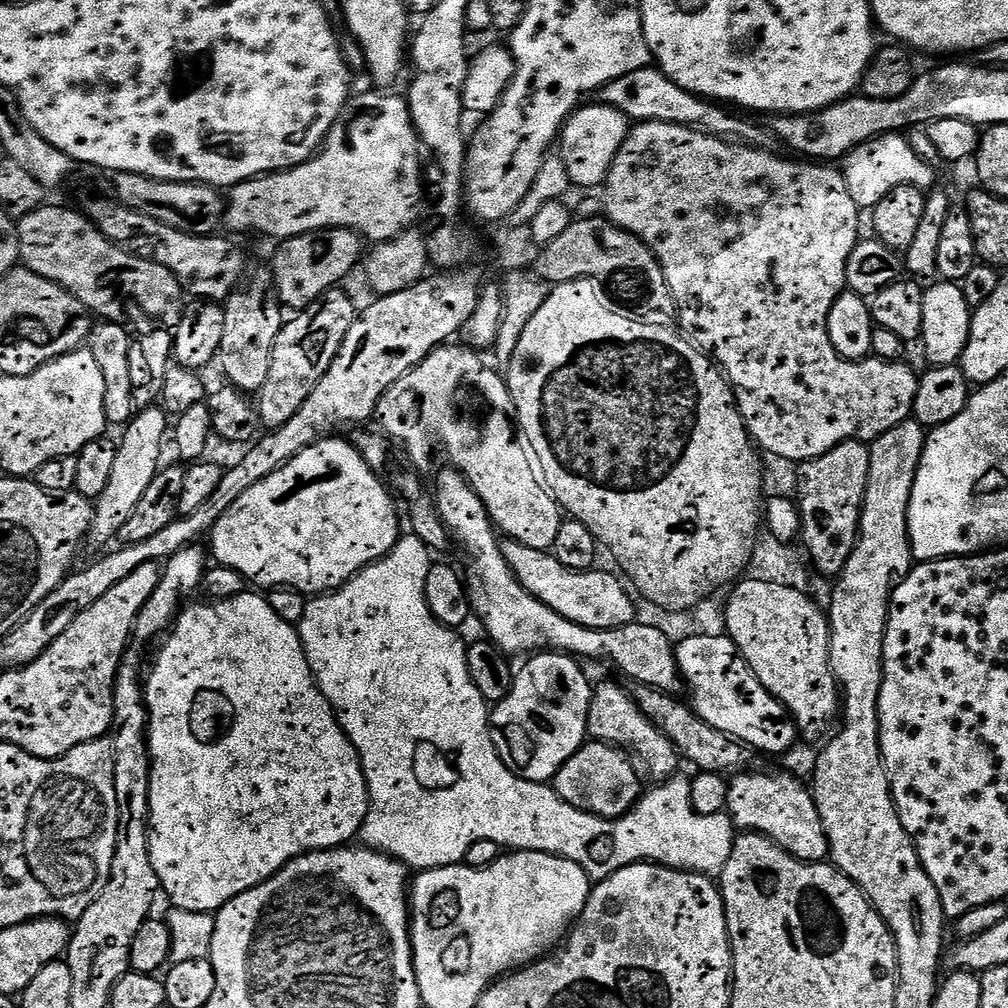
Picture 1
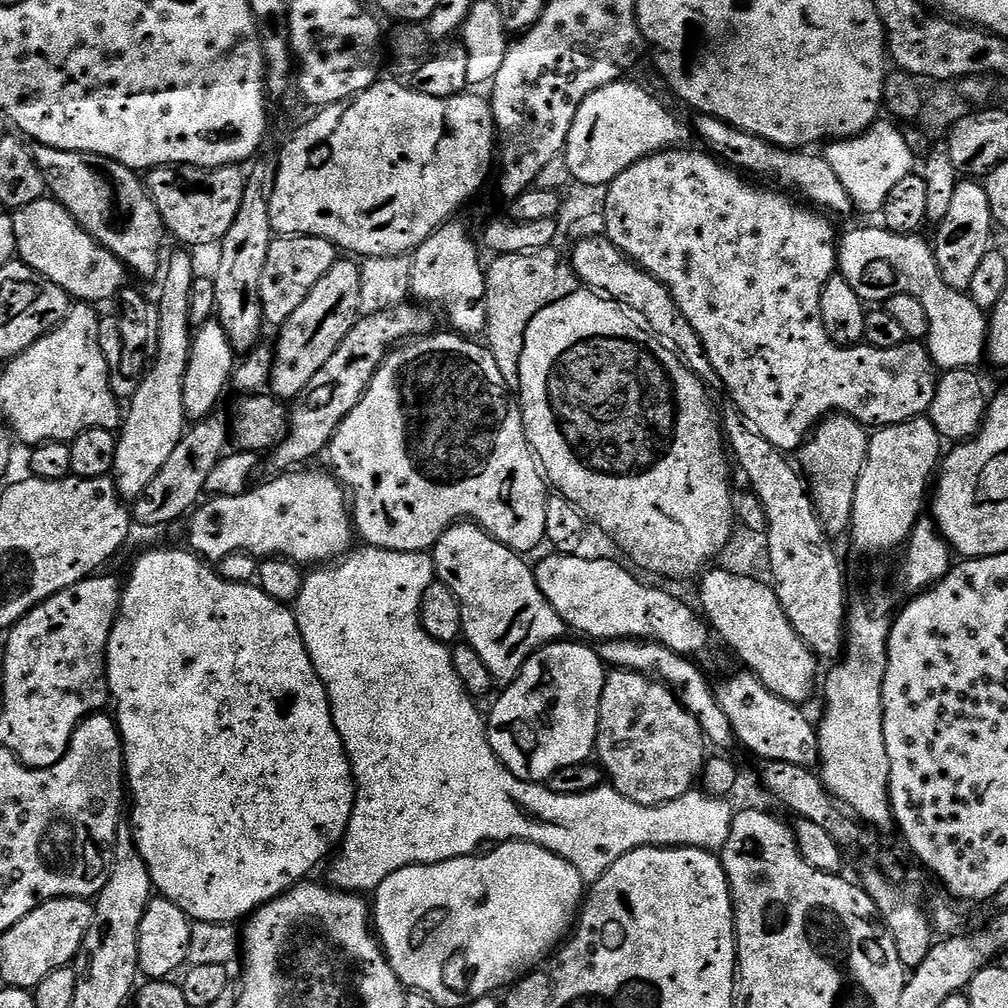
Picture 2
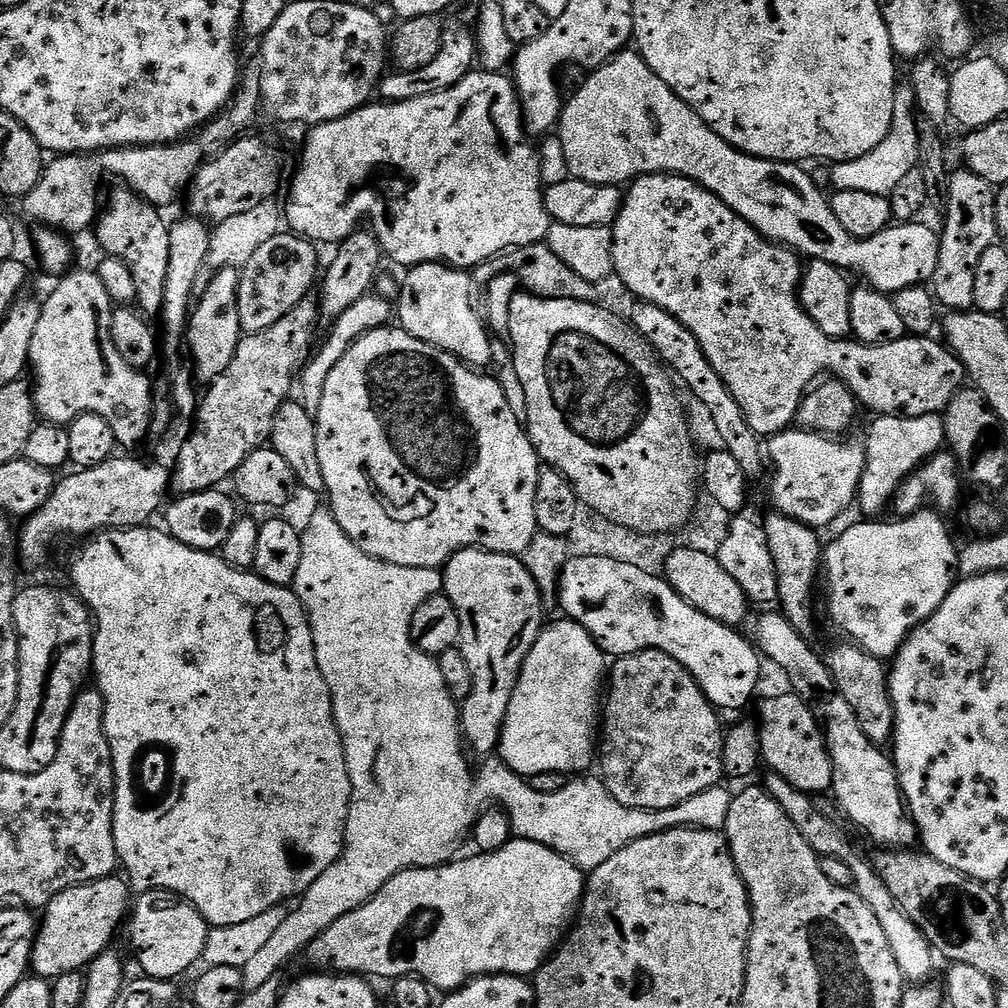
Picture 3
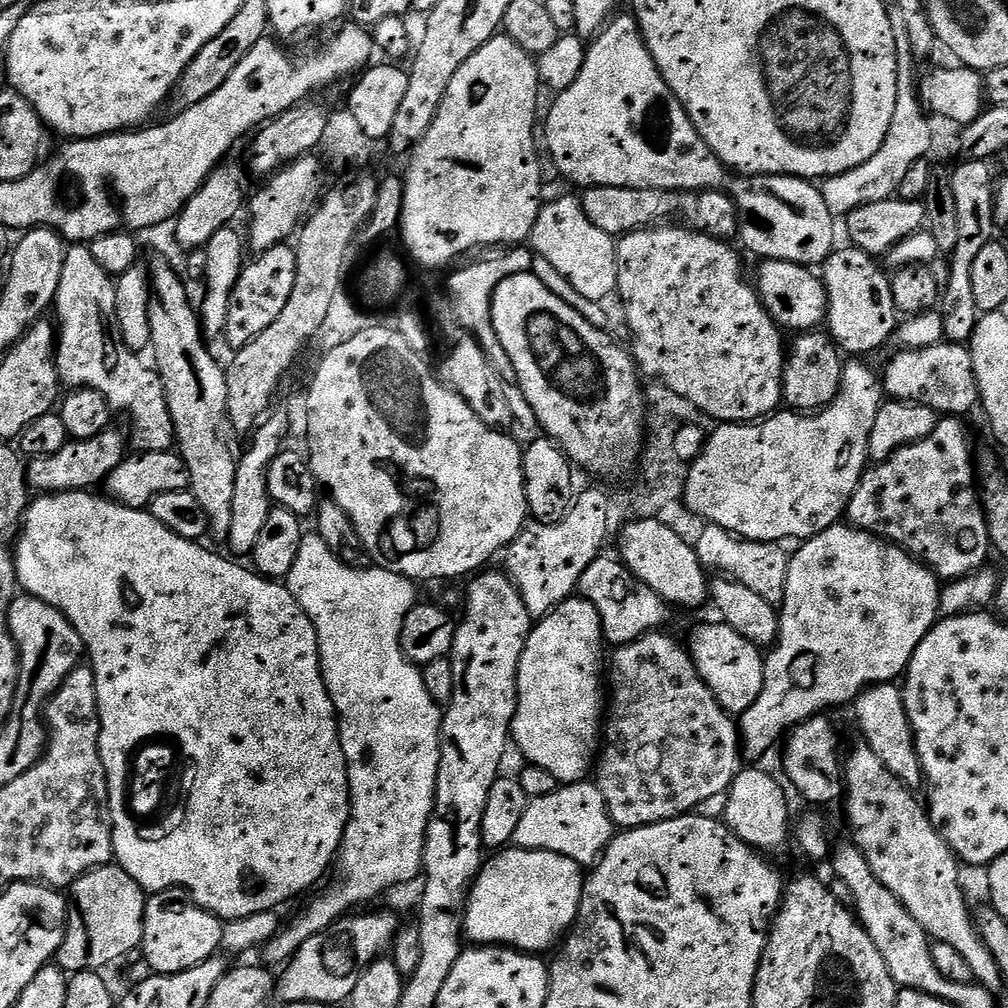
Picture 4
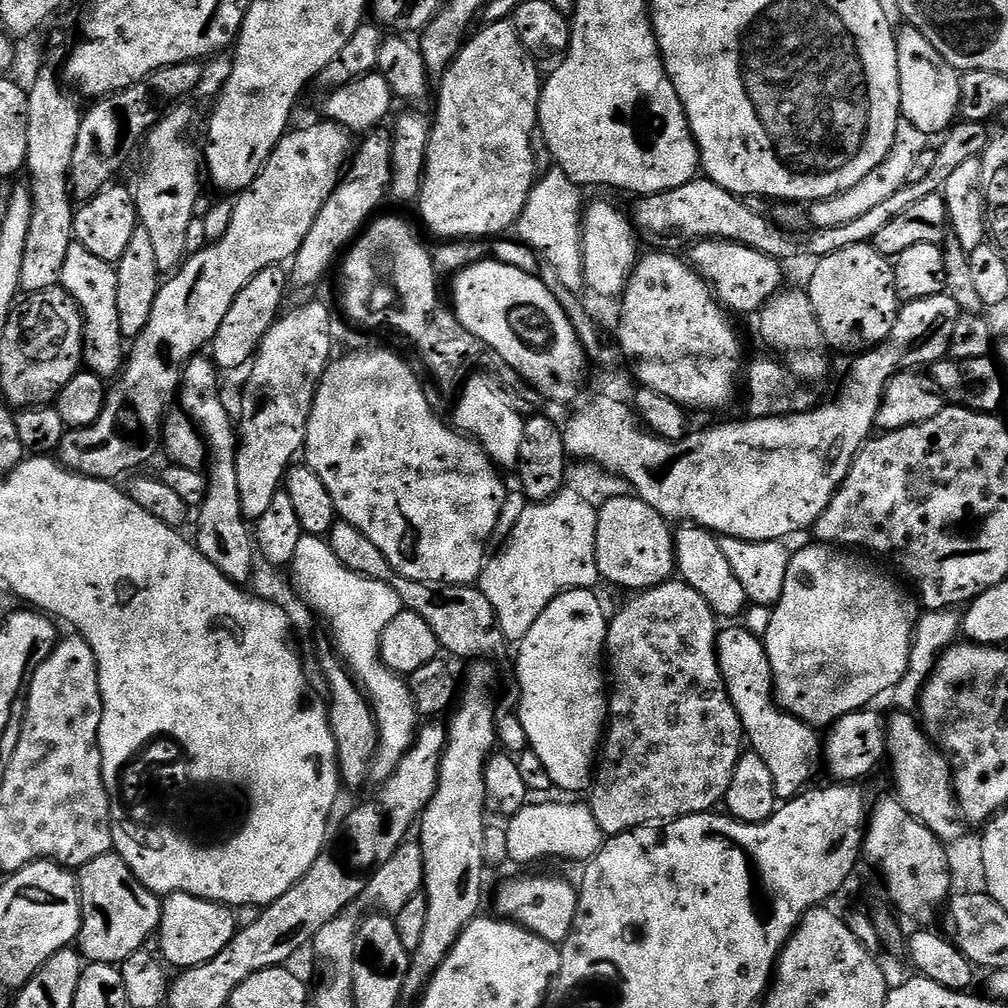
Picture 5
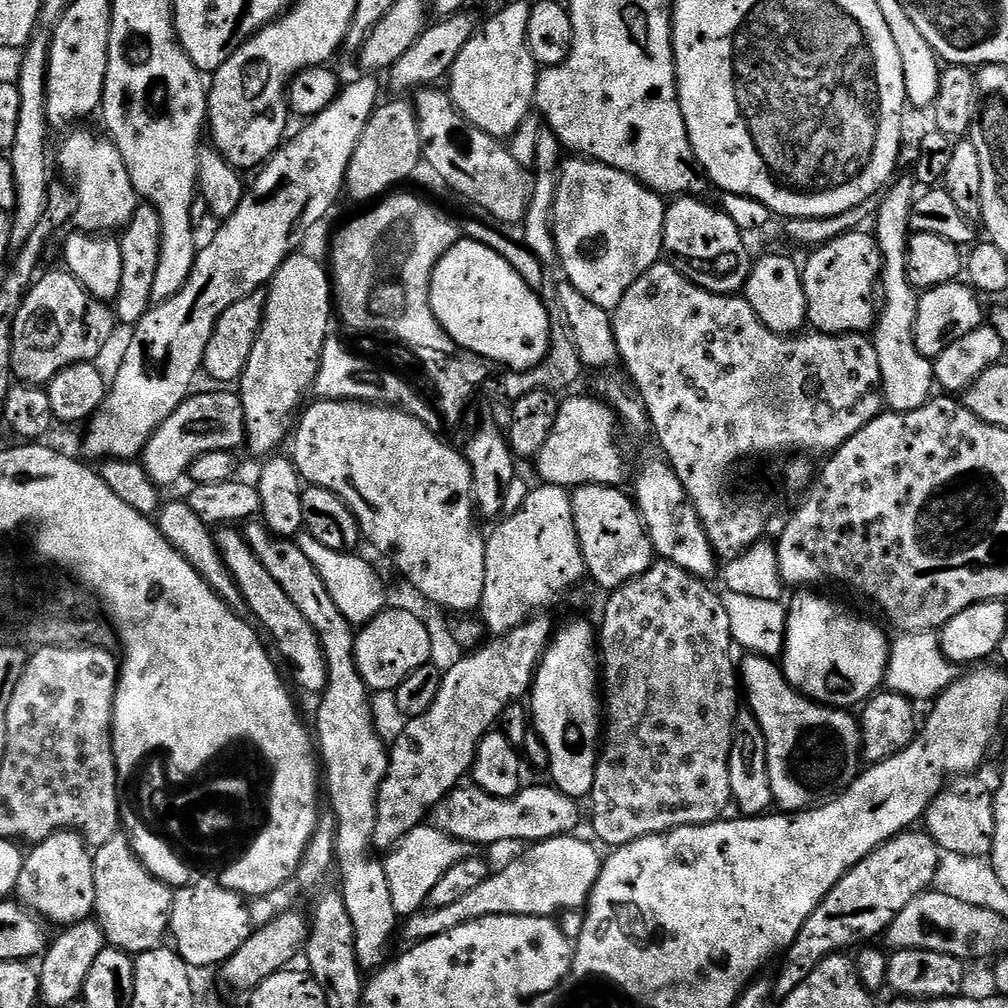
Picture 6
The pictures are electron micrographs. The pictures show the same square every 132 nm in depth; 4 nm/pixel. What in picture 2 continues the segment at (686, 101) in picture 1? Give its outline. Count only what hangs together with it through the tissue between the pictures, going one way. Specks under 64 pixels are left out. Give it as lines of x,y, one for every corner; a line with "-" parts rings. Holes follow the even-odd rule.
703,114
697,115
695,118
697,119
696,128
694,124
695,135
697,132
700,135
701,142
705,144
701,145
710,150
711,155
719,158
725,165
731,166
744,174
754,172
758,176
770,176
774,180
781,180
788,187
797,188
805,196
803,199
809,205
823,210
825,213
851,213
853,211
850,194
846,194
842,182
838,182
838,178
834,175
834,169
830,167
830,162
826,162
823,154
816,153
815,156
812,153
815,151
812,150
780,148
777,144
758,138
746,130
738,130
734,126
722,122
722,118
714,118

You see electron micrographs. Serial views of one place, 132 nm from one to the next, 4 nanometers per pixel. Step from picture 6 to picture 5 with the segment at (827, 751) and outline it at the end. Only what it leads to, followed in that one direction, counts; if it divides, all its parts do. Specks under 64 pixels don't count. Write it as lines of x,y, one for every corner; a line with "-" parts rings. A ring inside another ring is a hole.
743,626
728,628
719,633
718,651
720,654
720,672
724,675
726,690
732,699
734,710
738,710
740,721
744,727
744,734
751,751
757,752
770,766
770,774
774,774
774,790
781,801
787,802
800,795
813,783
816,776
816,767
822,764
822,736
811,724
804,724
781,709
774,699
772,687
772,667
764,649
764,641
759,636
748,631

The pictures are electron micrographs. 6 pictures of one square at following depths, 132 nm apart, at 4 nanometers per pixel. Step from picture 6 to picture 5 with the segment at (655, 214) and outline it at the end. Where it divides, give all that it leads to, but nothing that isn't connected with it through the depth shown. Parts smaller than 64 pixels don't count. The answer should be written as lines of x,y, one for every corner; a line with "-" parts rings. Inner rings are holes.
596,200
583,209
580,234
584,283
593,297
619,297
636,268
638,232
627,211
619,212
608,200

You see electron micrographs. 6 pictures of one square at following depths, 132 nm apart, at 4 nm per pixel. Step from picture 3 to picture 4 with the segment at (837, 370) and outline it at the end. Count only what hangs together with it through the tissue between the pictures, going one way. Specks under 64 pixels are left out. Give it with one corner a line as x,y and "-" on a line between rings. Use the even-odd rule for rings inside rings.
665,222
651,228
640,228
637,232
619,237
616,245
617,289
626,306
626,318
631,332
630,351
641,377
653,376
650,377
653,381
668,387
674,394
680,394
683,398
689,399
705,417
713,416
716,422
726,424
743,424
763,421
781,407
784,394
786,340
784,344
785,333
779,324
772,321
772,315
764,309
764,304
760,301
760,293
754,287
753,281
749,277
748,280
744,277
740,256
731,248
732,246
727,240
719,240
717,236
707,236
705,232
694,232
687,226
677,226
672,222
-
941,342
934,346
909,348
897,353
897,356
882,368
884,391
891,399
921,404
948,418
967,417
967,412
980,404
972,353
965,345

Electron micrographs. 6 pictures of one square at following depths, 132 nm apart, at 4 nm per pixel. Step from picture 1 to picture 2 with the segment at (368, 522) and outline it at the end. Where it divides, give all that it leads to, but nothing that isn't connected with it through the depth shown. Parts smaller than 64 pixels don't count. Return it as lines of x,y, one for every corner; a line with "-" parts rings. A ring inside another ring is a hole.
308,470
277,475
269,484
257,483
237,496
205,499
190,516
191,551
208,562
218,562
235,552
247,552
249,556
283,558
301,566
320,566
343,557
354,541
345,489
327,471
304,471

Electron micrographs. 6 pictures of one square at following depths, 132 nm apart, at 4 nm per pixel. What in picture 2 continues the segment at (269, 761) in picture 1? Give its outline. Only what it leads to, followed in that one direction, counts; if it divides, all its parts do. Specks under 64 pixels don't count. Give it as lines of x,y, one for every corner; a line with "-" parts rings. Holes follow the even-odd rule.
156,548
156,549
154,549
154,550
153,550
153,552
144,552
144,553
142,553
142,554
141,554
141,556
140,556
140,557
138,557
138,558
137,558
137,560
136,560
136,561
134,561
134,562
133,562
133,564
132,564
132,573
130,573
130,574
129,574
129,576
128,576
128,580
127,580
127,576
126,576
126,583
125,583
125,584
124,584
124,585
123,585
123,588
122,588
122,595
121,595
121,597
120,597
120,615
119,615
119,616
117,616
117,618
116,618
116,624
115,624
115,626
113,626
113,628
112,628
112,633
111,633
111,634
110,634
110,642
109,642
109,643
108,643
108,690
109,690
109,693
110,693
110,696
111,696
111,699
112,699
112,700
113,700
113,701
114,701
114,704
115,704
115,700
116,700
116,712
115,712
115,711
114,711
114,719
115,719
115,721
116,721
116,727
117,727
117,728
119,728
119,730
120,730
120,739
121,739
121,740
123,740
123,741
124,741
124,771
125,771
125,773
126,773
126,788
127,788
127,791
128,791
128,792
129,792
129,793
130,793
130,808
131,808
131,804
132,804
132,821
130,821
130,827
131,827
131,829
132,829
132,834
133,834
133,836
135,836
135,838
136,838
136,848
137,848
137,849
138,849
138,850
139,850
139,851
140,851
140,853
141,853
141,854
142,854
142,858
143,858
143,859
144,859
144,861
145,861
145,862
146,862
146,866
147,866
147,867
148,867
148,869
149,869
149,870
150,870
150,878
151,878
151,879
152,879
152,887
153,887
153,889
155,889
155,891
156,891
156,892
157,892
157,893
159,893
159,895
160,895
160,896
161,896
161,897
163,897
163,899
166,899
166,900
169,900
169,901
170,901
170,902
174,902
174,903
175,903
175,904
177,904
177,905
178,905
178,906
179,906
179,908
180,908
180,909
181,909
181,910
183,910
183,911
184,911
184,913
185,913
185,914
186,914
186,915
187,915
187,916
189,916
189,917
190,917
190,918
191,918
191,919
192,919
192,920
193,920
193,921
200,921
200,922
202,922
202,923
218,923
218,924
224,924
224,925
226,925
226,924
233,924
233,925
235,925
235,924
236,924
236,923
237,923
237,922
239,922
239,921
238,921
238,920
240,920
240,919
241,919
241,920
240,920
240,921
243,921
243,920
244,920
244,919
245,919
245,918
247,918
247,917
249,917
249,916
251,916
251,915
252,915
252,913
253,913
253,912
255,912
255,911
256,911
256,909
258,909
258,908
261,908
261,906
262,906
262,905
264,905
264,904
269,904
269,902
270,902
270,901
272,901
272,900
273,900
273,899
274,899
274,898
278,898
278,897
279,897
279,896
280,896
280,895
281,895
281,894
282,894
282,893
283,893
283,892
286,892
286,891
288,891
288,889
289,889
289,888
294,888
294,887
296,887
296,885
297,885
297,884
299,884
299,883
301,883
301,881
303,881
303,880
304,880
304,879
305,879
305,878
308,878
308,877
311,877
311,876
308,876
308,875
310,875
310,874
311,874
311,872
312,872
312,871
314,871
314,870
315,870
315,868
316,868
316,867
318,867
318,866
319,866
319,864
320,864
320,863
322,863
322,862
323,862
323,860
324,860
324,859
326,859
326,860
325,860
325,861
327,861
327,860
328,860
328,859
329,859
329,856
328,856
328,851
330,851
330,850
331,850
331,848
332,848
332,847
333,847
333,848
332,848
332,851
333,851
333,849
335,849
335,848
336,848
336,847
337,847
337,845
339,845
339,844
340,844
340,843
341,843
341,841
343,841
343,839
344,839
344,835
345,835
345,834
346,834
346,830
347,830
347,829
348,829
348,823
349,823
349,822
350,822
350,814
351,814
351,813
352,813
352,811
353,811
353,810
354,810
354,802
355,802
355,801
356,801
356,779
355,779
355,778
354,778
354,777
352,777
352,767
351,767
351,766
350,766
350,762
349,762
349,761
348,761
348,755
347,755
347,754
346,754
346,750
345,750
345,749
344,749
344,743
343,743
343,742
342,742
342,738
341,738
341,737
340,737
340,735
339,735
339,734
338,734
338,730
337,730
337,729
336,729
336,727
335,727
335,726
334,726
334,718
333,718
333,717
332,717
332,707
331,707
331,706
330,706
330,702
329,702
329,701
328,701
328,692
327,692
327,690
325,690
325,688
324,688
324,683
322,683
322,682
321,682
321,681
320,681
320,680
319,680
319,678
318,678
318,677
316,677
316,671
315,671
315,670
314,670
314,666
313,666
313,665
312,665
312,659
311,659
311,658
310,658
310,654
309,654
309,653
308,653
308,651
307,651
307,650
306,650
306,646
305,646
305,645
304,645
304,643
303,643
303,642
302,642
302,634
301,634
301,633
300,633
300,631
299,631
299,630
298,630
298,622
297,622
297,621
296,621
296,614
295,614
295,611
293,611
293,609
292,609
292,608
291,608
291,607
289,607
289,605
286,605
286,604
279,604
279,603
278,603
278,601
276,601
276,600
275,600
275,599
274,599
274,598
270,598
270,594
266,594
266,593
265,593
265,592
263,592
263,590
261,590
261,589
260,589
260,587
259,587
259,586
257,586
257,585
256,585
256,584
255,584
255,583
251,583
251,584
235,584
235,583
234,583
234,582
230,582
230,581
229,581
229,580
223,580
223,579
222,579
222,578
221,578
221,576
220,576
220,573
219,573
219,571
217,571
217,569
216,569
216,568
215,568
215,567
212,567
212,566
209,566
209,565
208,565
208,564
207,564
207,563
205,563
205,561
204,561
204,560
203,560
203,559
201,559
201,557
199,557
199,556
197,556
197,555
196,555
196,553
195,553
195,552
193,552
193,551
191,551
191,550
185,550
185,552
179,552
179,550
178,550
178,549
176,549
176,548

